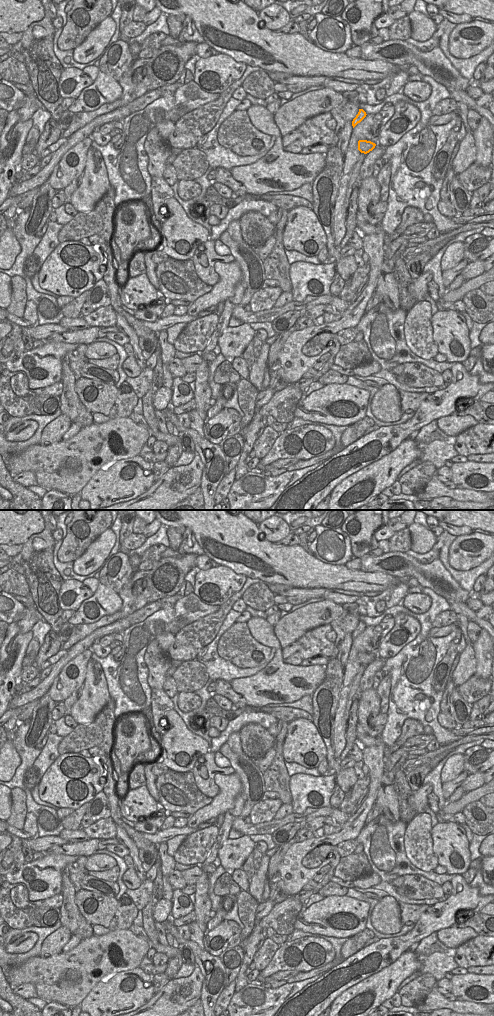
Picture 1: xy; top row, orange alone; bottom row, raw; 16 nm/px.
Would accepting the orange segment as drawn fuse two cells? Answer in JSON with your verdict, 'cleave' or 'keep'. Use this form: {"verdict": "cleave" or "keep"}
{"verdict": "keep"}

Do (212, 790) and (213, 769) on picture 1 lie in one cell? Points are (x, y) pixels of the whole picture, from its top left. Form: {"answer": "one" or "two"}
{"answer": "one"}

